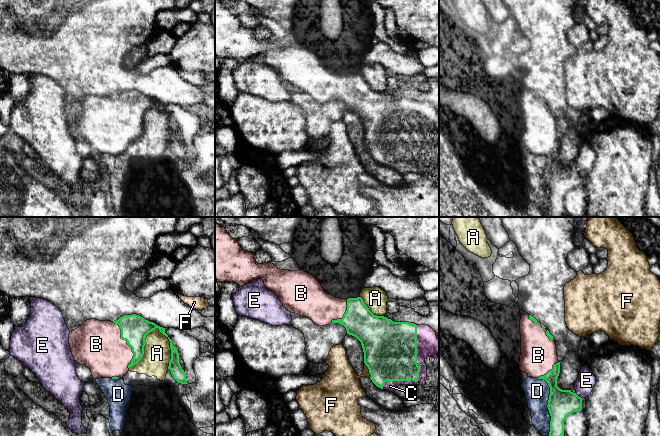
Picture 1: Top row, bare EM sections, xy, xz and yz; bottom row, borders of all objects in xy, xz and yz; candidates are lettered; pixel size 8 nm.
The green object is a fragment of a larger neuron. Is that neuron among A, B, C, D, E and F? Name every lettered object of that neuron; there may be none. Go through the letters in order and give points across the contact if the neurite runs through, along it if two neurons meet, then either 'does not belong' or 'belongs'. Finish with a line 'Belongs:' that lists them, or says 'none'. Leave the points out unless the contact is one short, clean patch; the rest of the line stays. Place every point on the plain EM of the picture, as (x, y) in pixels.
A: does not belong
B: belongs
C: belongs
D: does not belong
E: border yz (575, 169), (581, 174); does not belong
F: does not belong
Belongs: B, C

